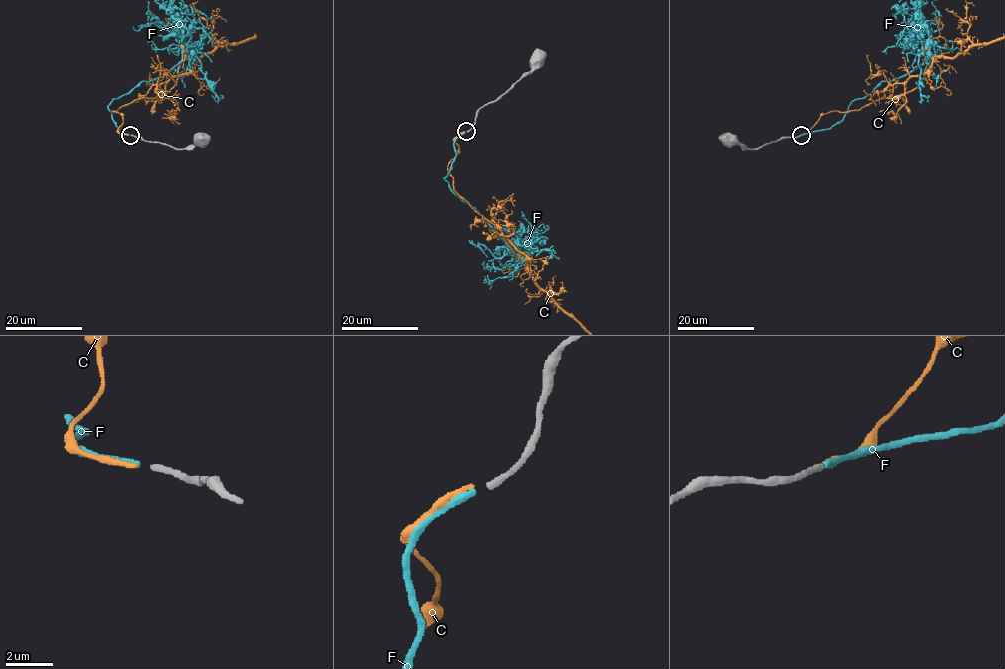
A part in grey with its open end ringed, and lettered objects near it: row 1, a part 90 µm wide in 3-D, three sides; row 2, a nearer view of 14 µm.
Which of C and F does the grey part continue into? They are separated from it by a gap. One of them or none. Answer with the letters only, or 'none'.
F

